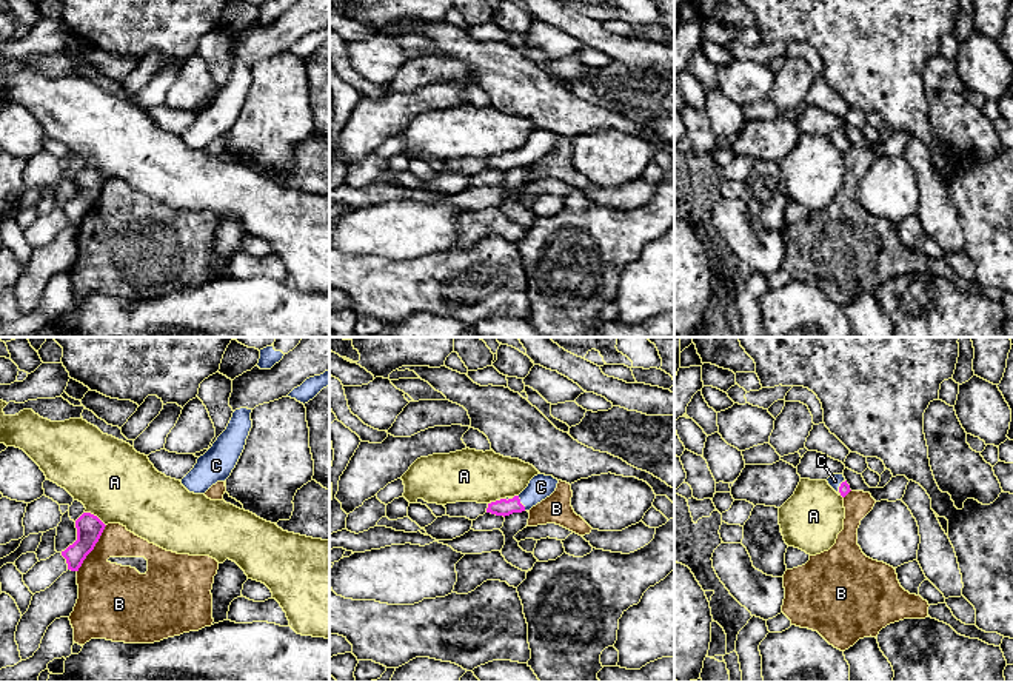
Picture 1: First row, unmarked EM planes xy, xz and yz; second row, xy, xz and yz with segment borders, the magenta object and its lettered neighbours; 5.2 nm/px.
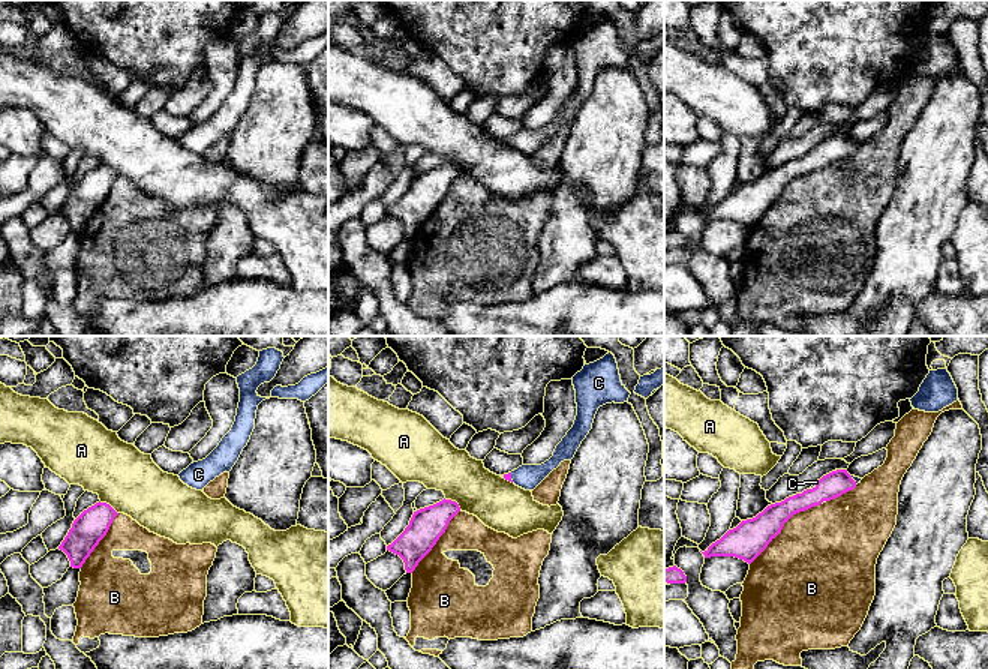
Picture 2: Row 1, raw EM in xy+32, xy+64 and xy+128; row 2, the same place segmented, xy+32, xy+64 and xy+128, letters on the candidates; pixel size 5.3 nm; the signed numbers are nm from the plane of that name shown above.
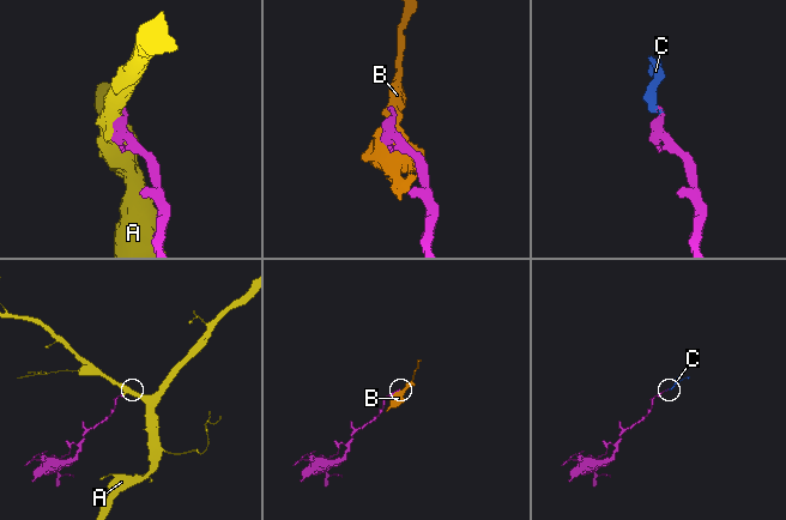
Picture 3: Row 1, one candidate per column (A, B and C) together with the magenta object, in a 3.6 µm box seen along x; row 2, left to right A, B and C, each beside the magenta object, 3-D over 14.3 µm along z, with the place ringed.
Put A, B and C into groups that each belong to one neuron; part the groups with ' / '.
A / B / C

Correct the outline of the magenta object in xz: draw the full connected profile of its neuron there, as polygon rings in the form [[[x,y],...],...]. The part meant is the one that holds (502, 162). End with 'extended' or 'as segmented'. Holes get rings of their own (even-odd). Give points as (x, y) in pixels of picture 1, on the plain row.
[[[537,129],[519,151],[490,157],[486,168],[505,172],[513,168],[530,166],[533,162],[550,152],[556,146],[557,139],[559,135],[553,131]]]; extended

